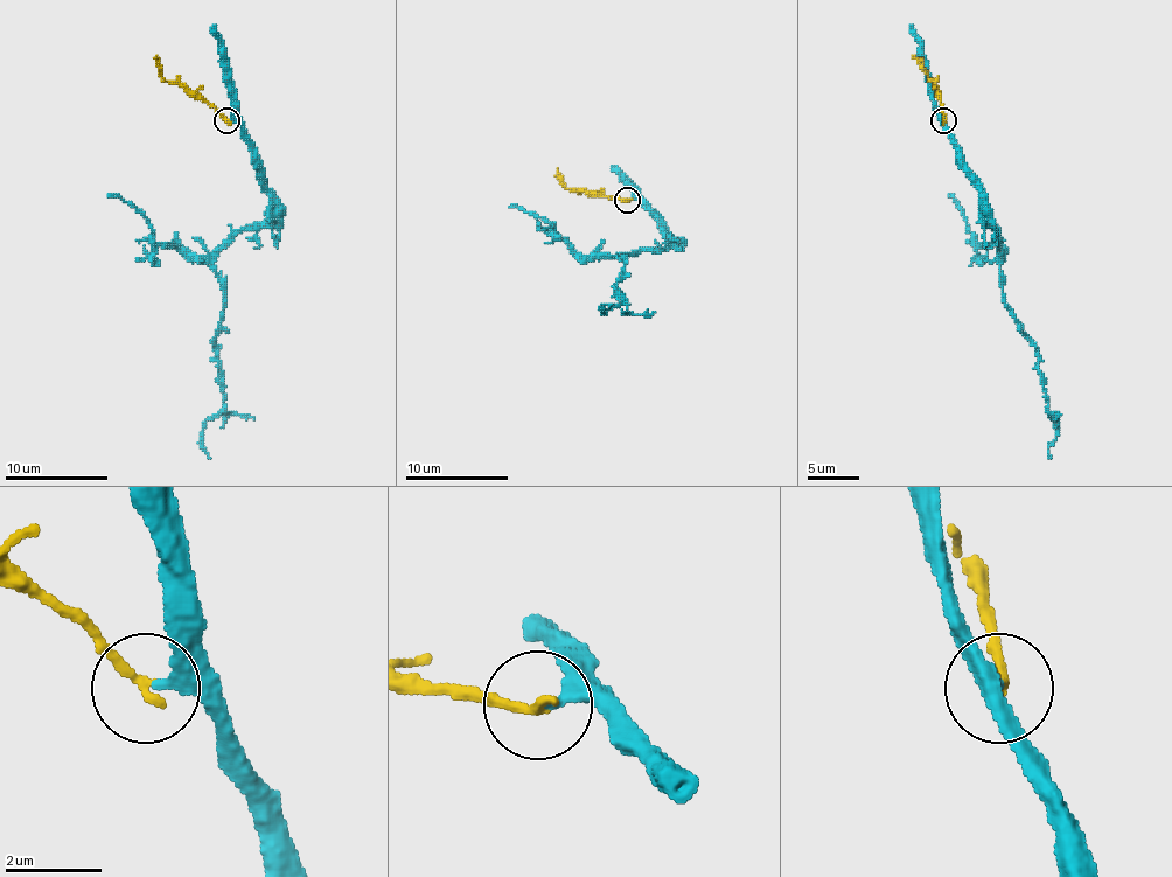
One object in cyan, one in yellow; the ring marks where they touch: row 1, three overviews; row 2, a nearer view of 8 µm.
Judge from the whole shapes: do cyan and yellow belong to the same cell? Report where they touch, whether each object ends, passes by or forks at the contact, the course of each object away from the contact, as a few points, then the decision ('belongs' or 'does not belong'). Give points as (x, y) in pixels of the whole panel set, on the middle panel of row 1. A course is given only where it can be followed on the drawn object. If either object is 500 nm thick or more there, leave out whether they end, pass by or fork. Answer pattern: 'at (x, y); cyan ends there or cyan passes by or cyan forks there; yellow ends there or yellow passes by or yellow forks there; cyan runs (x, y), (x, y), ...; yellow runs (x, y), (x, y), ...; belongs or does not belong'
at (627, 200); cyan ends there; yellow ends there; cyan runs (629, 199), (653, 214), (670, 243), (614, 256), (625, 258), (616, 291), (625, 304), (604, 312), (612, 304); yellow runs (627, 199), (570, 192), (557, 168); belongs

